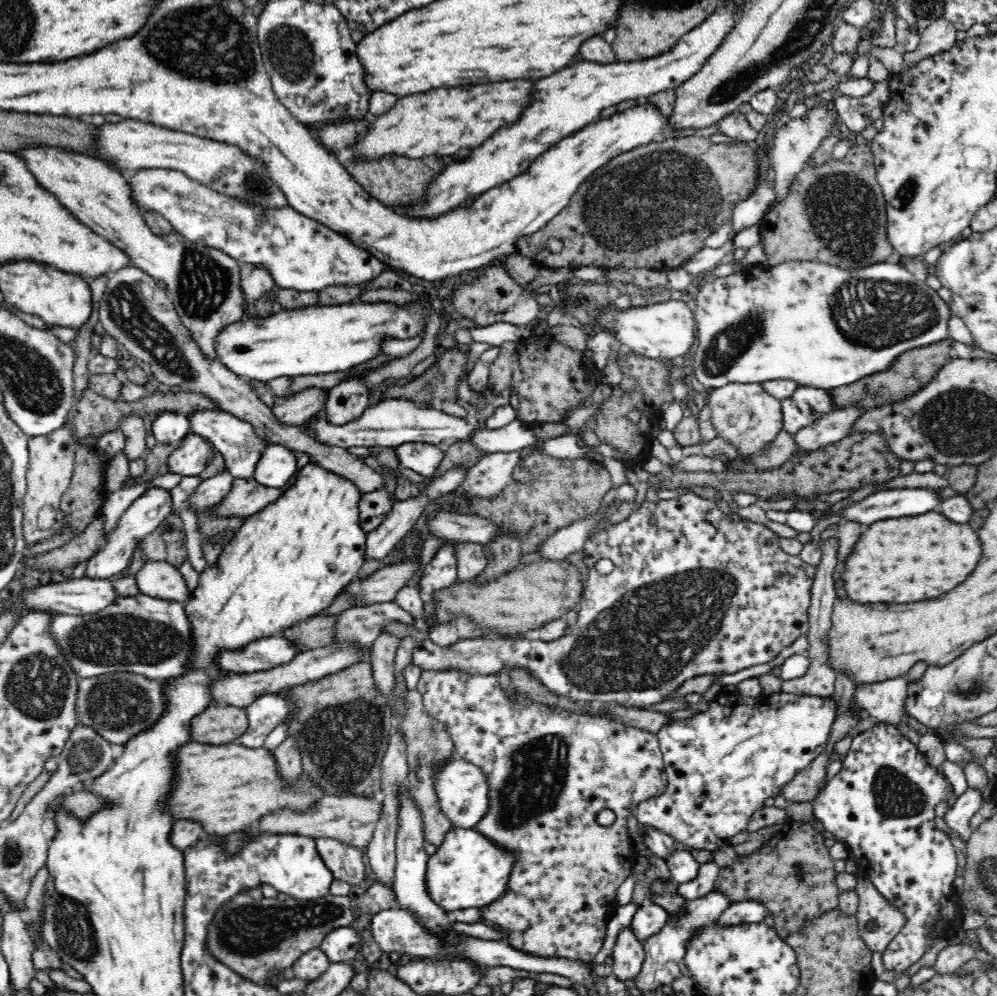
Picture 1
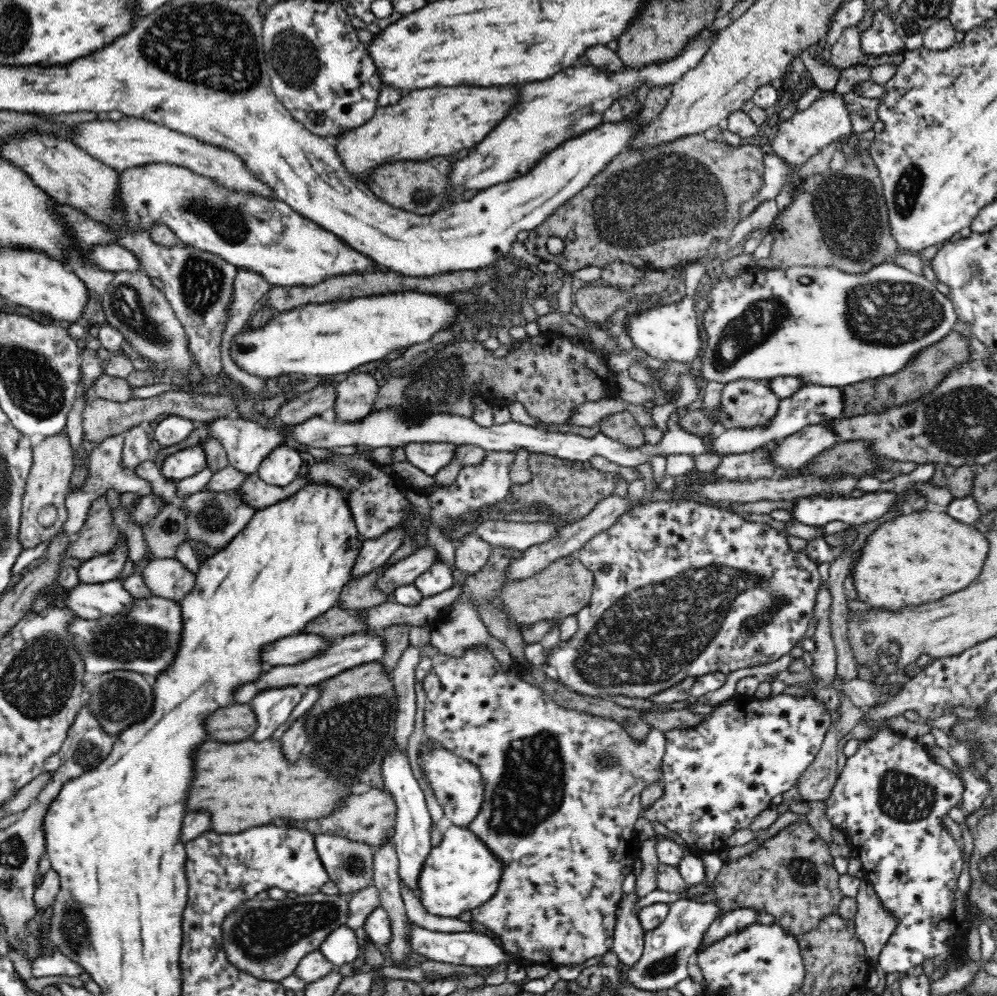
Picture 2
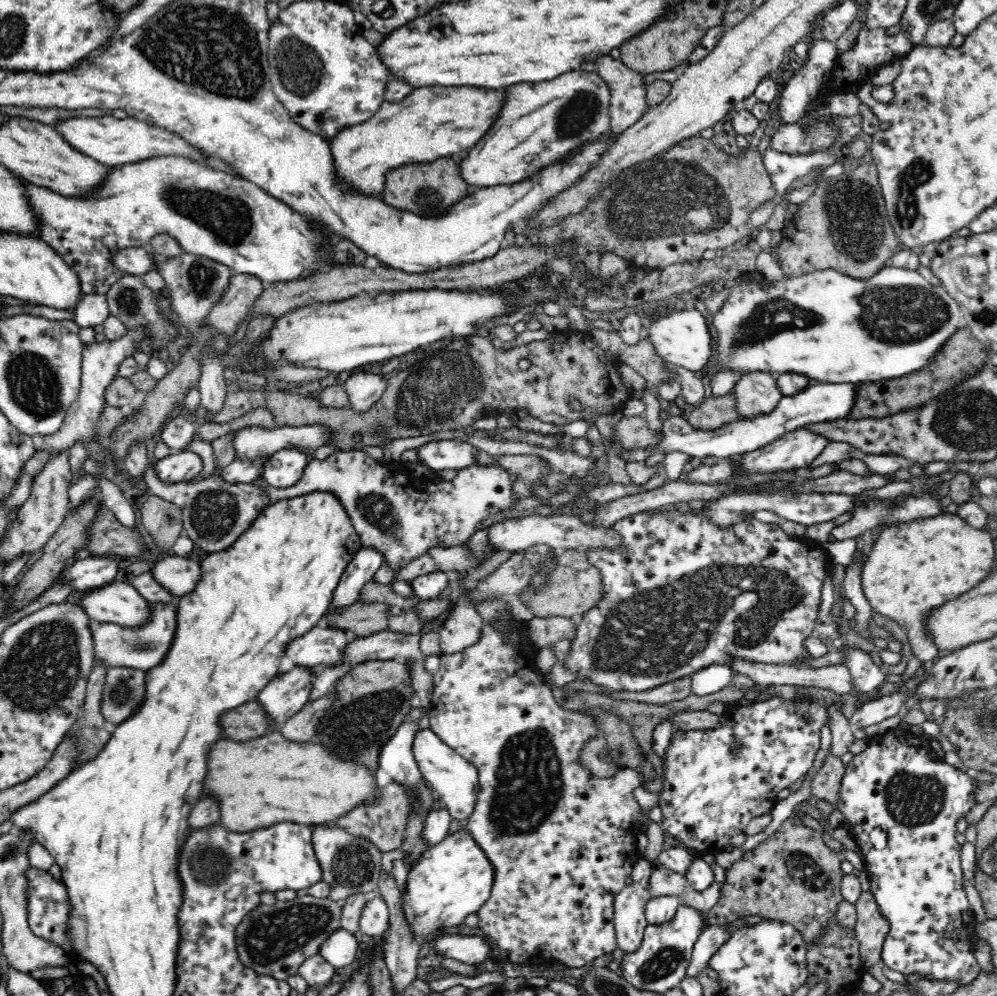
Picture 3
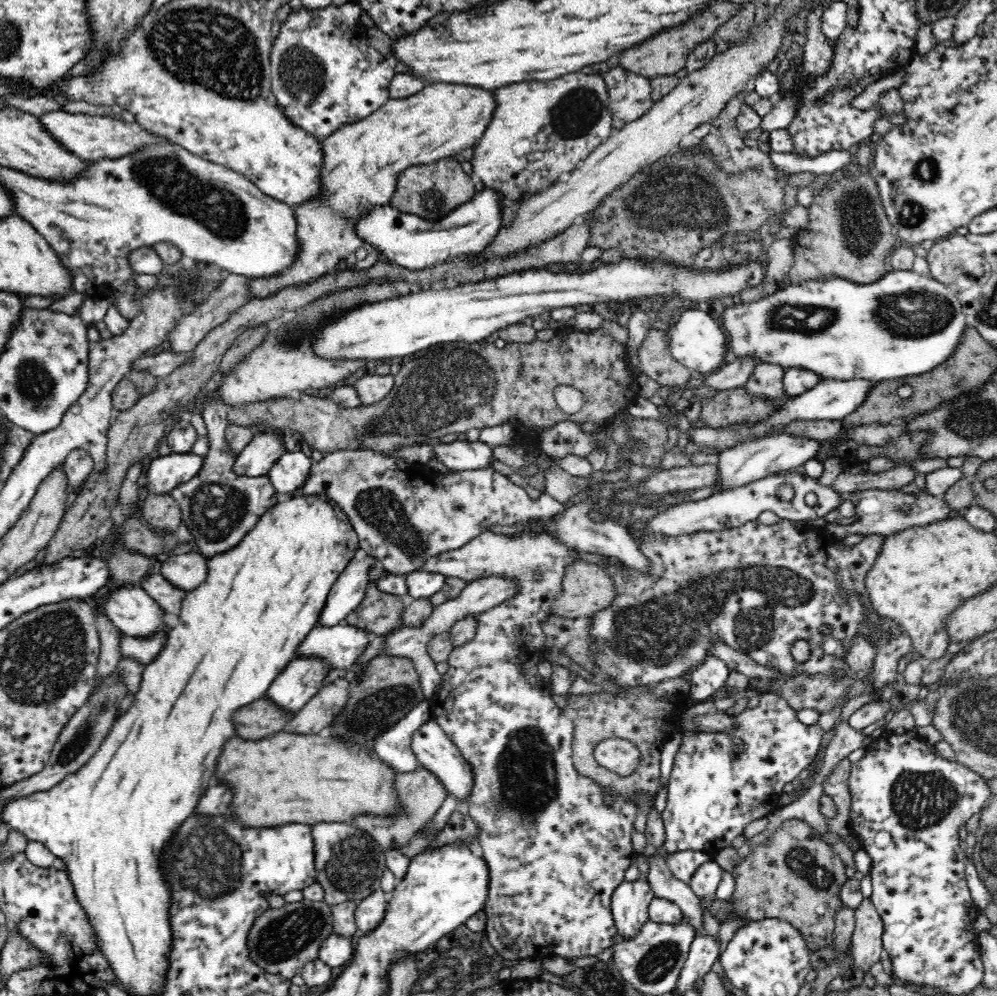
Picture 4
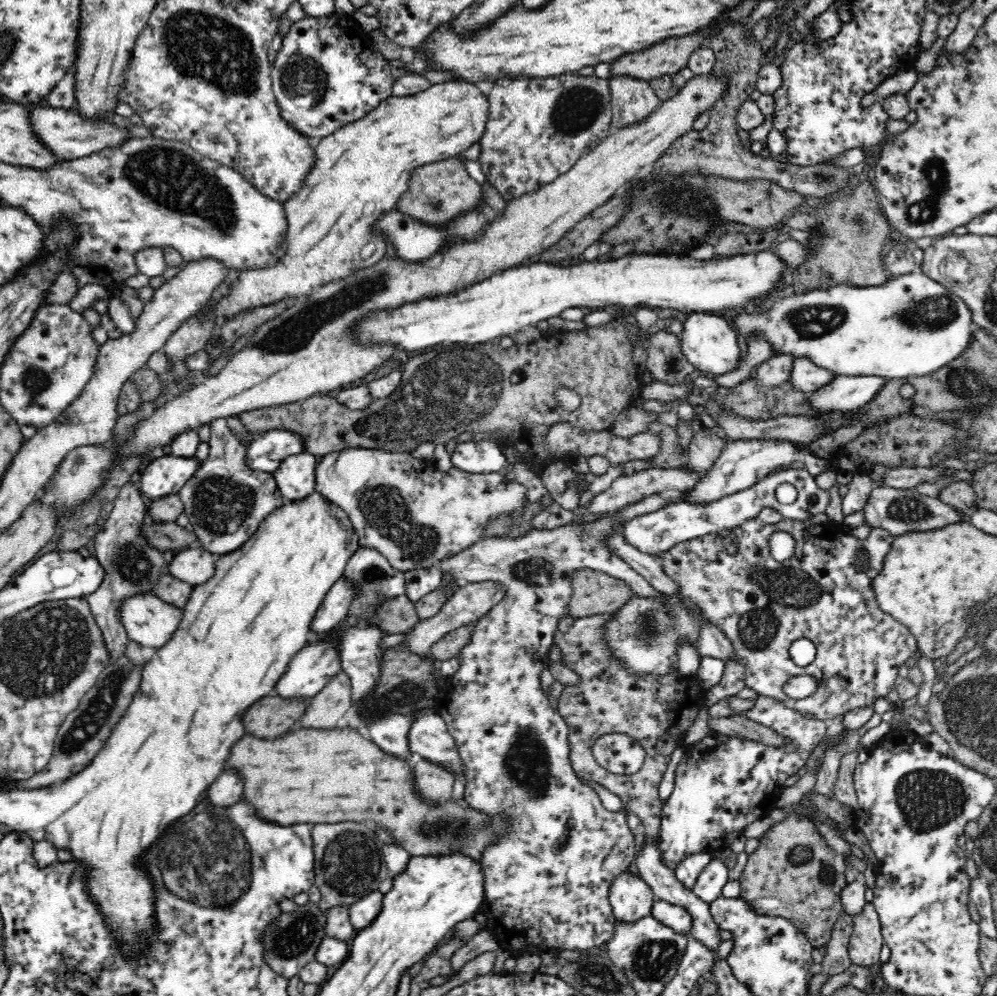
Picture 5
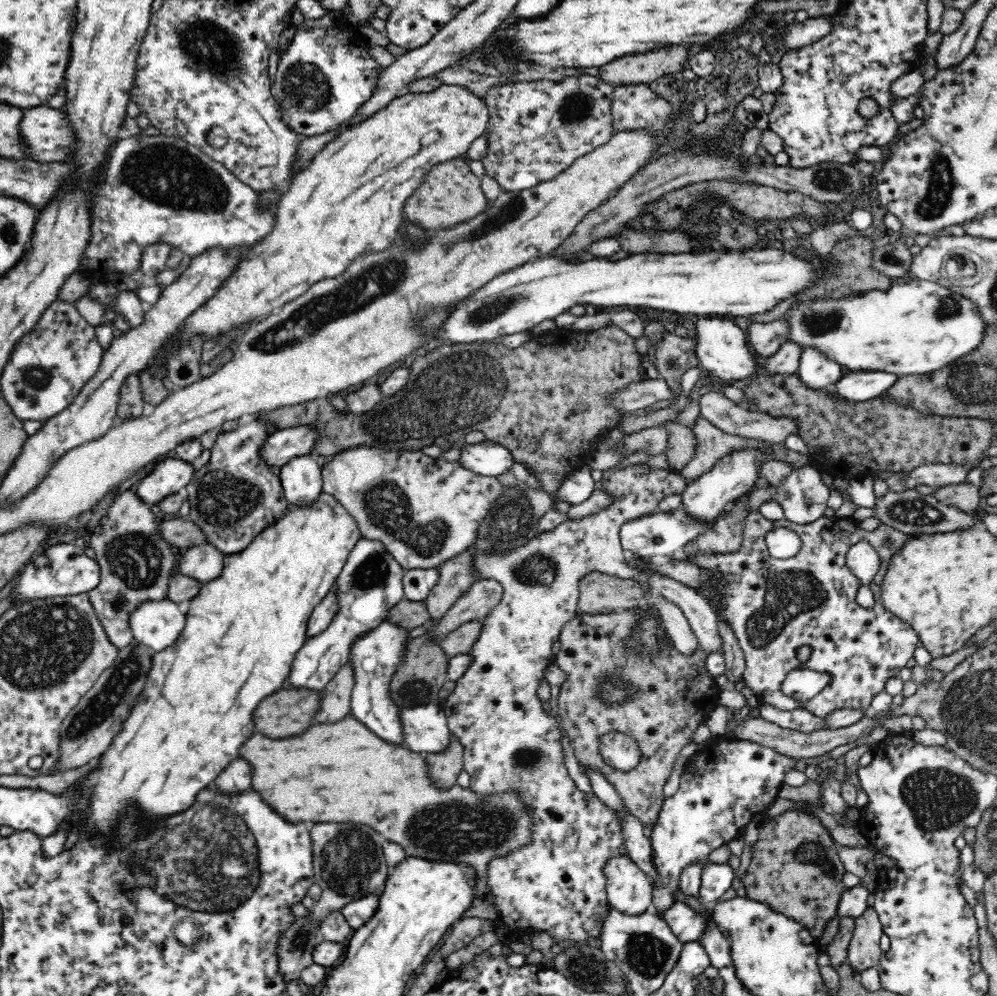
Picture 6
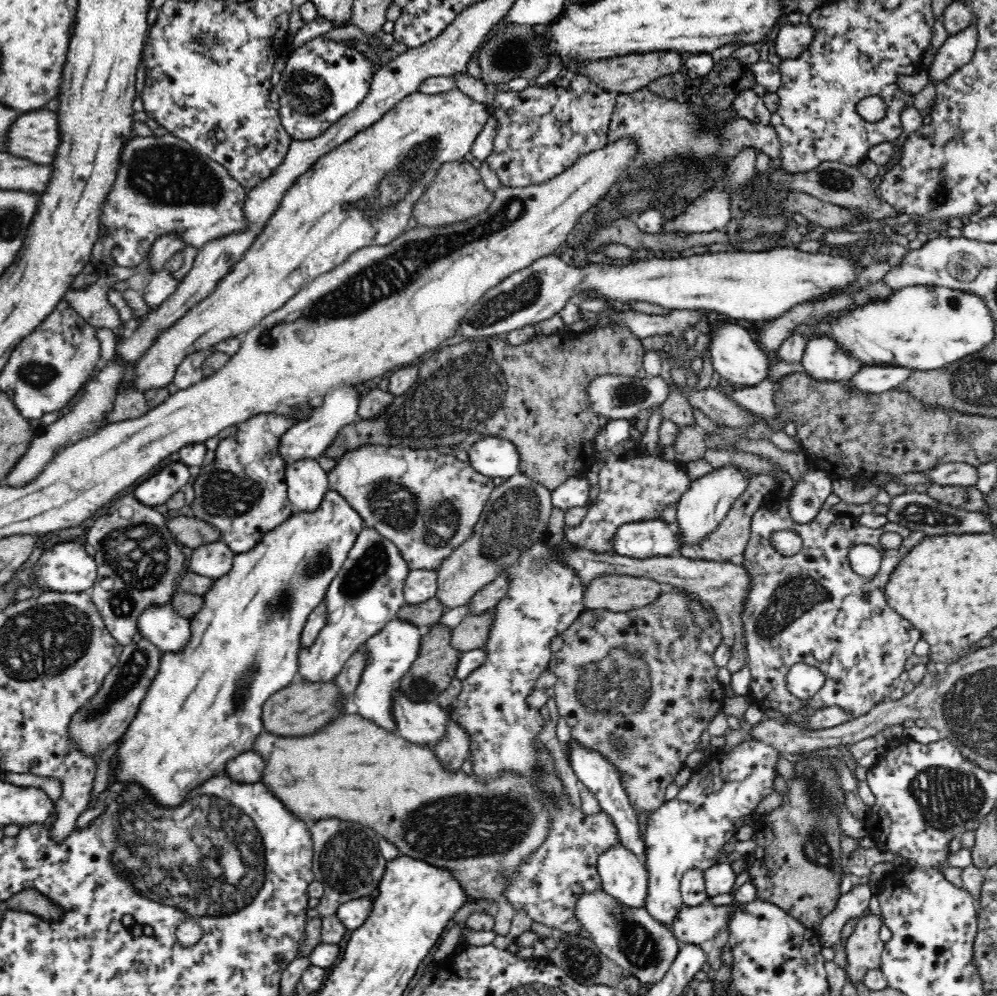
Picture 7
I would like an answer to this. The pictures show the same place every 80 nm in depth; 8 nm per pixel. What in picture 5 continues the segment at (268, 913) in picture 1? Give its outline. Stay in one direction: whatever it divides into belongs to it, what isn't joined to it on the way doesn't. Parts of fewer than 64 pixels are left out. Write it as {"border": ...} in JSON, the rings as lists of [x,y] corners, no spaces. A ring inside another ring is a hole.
{"border":[[[310,900],[304,905],[296,905],[291,912],[278,912],[274,920],[266,923],[265,930],[258,938],[264,947],[262,959],[270,969],[288,979],[299,974],[301,968],[315,959],[318,946],[327,936],[327,911],[321,910],[317,903]]]}

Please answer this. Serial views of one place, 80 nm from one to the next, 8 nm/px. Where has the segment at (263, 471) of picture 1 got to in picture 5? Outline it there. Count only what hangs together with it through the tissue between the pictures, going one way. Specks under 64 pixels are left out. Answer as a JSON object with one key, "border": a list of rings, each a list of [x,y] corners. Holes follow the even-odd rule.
{"border":[[[311,453],[292,454],[272,472],[276,486],[286,501],[302,500],[314,492],[316,458]]]}

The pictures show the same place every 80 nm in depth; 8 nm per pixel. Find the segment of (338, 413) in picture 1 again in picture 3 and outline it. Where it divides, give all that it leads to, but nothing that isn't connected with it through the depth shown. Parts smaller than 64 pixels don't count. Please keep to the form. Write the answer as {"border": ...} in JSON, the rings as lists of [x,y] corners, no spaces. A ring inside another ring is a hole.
{"border":[[[353,373],[344,377],[342,388],[348,395],[346,409],[352,409],[356,413],[366,412],[375,402],[380,400],[382,392],[386,390],[386,379],[382,374]]]}

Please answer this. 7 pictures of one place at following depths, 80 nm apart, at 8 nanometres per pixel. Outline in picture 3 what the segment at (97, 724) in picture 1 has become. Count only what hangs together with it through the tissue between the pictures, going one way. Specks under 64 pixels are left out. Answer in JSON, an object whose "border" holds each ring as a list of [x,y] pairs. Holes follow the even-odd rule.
{"border":[[[130,668],[107,670],[100,696],[100,712],[110,729],[136,716],[146,696],[146,674]]]}

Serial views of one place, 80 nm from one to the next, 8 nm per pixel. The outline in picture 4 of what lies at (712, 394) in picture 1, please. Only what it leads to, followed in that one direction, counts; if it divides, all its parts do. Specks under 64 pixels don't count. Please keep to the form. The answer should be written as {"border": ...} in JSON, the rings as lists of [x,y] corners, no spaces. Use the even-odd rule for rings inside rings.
{"border":[[[757,364],[748,376],[744,389],[750,397],[774,402],[785,396],[782,384],[784,368],[774,364]]]}

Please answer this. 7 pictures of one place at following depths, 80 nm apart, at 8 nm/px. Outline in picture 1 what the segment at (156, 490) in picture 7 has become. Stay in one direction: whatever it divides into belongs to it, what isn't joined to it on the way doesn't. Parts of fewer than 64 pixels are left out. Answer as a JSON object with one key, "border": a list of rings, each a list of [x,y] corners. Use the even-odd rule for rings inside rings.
{"border":[[[189,431],[183,440],[175,445],[175,450],[167,462],[170,472],[175,472],[180,477],[196,476],[204,470],[213,456],[212,444],[203,436]]]}

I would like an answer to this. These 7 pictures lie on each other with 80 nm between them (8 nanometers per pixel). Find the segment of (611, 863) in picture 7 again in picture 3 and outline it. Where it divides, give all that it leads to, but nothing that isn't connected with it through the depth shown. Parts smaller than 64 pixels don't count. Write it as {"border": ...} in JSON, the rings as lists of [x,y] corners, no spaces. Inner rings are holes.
{"border":[[[640,856],[630,872],[632,883],[626,885],[613,902],[616,948],[622,950],[624,955],[635,953],[640,948],[645,929],[649,926],[644,906],[651,897],[650,874],[651,863]]]}

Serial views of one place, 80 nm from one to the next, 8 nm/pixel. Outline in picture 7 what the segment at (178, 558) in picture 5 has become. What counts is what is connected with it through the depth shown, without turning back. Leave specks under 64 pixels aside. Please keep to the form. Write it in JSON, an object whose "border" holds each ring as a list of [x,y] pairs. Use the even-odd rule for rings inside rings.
{"border":[[[222,541],[204,544],[192,549],[190,559],[186,560],[185,571],[214,580],[228,574],[234,556],[234,551]]]}

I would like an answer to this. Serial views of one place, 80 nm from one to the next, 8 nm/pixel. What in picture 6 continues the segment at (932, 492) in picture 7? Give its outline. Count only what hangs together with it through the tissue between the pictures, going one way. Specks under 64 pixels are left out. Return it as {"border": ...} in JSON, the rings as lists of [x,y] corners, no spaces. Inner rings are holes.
{"border":[[[958,482],[943,487],[937,487],[933,494],[940,502],[956,508],[977,513],[979,511],[980,495],[978,487],[968,482]]]}

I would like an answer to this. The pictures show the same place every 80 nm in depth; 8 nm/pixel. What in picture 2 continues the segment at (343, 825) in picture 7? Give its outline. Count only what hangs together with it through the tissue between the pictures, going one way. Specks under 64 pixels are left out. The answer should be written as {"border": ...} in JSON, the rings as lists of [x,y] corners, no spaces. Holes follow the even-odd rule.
{"border":[[[317,834],[315,847],[330,881],[349,896],[373,884],[374,867],[370,845],[352,842],[340,836]]]}

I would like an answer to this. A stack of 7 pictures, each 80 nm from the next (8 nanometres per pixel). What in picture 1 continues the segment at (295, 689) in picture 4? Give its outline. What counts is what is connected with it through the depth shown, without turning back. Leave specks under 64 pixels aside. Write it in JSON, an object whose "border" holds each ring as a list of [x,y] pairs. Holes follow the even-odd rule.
{"border":[[[276,693],[257,698],[244,710],[247,714],[248,729],[233,742],[250,749],[262,747],[266,736],[287,718],[288,710],[288,699]]]}

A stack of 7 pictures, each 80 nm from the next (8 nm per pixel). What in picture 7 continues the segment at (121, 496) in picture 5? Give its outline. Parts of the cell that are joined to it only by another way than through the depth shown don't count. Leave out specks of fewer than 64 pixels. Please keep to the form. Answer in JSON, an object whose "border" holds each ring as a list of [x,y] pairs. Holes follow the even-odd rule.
{"border":[[[129,494],[114,499],[104,518],[98,519],[87,534],[87,543],[93,546],[97,562],[97,583],[88,592],[110,635],[123,647],[134,640],[140,612],[154,604],[171,602],[176,595],[175,581],[185,572],[186,556],[166,522],[164,514]],[[104,578],[113,582],[108,590],[102,587]]]}

